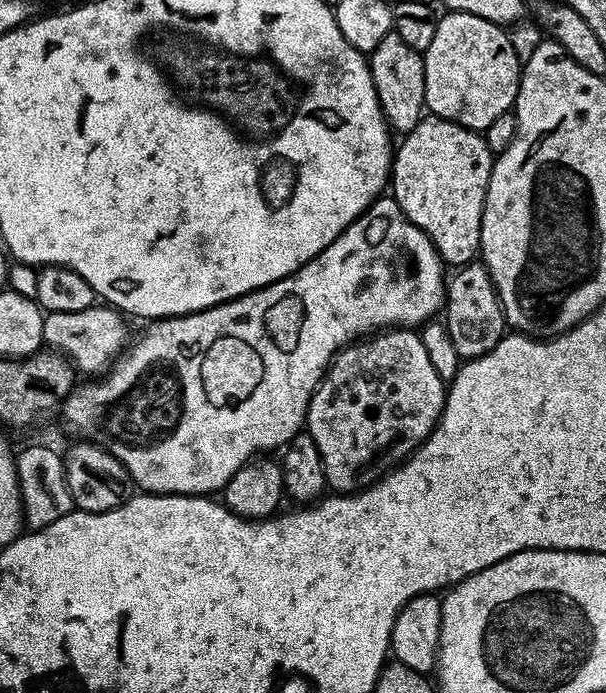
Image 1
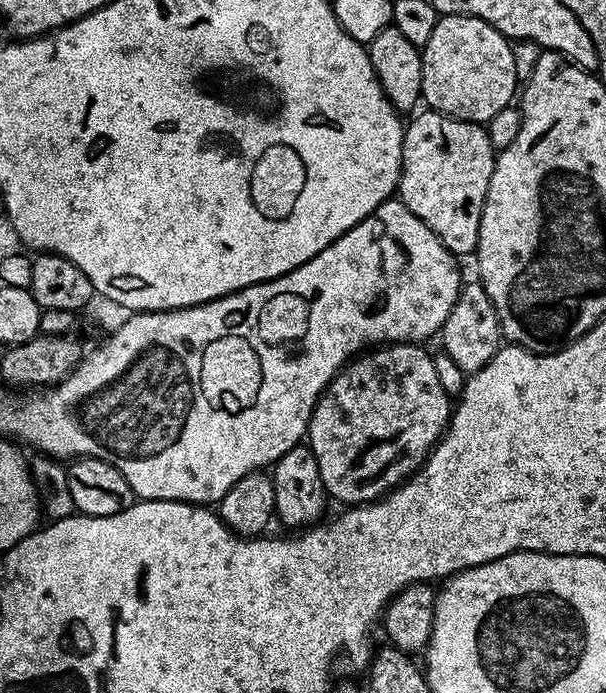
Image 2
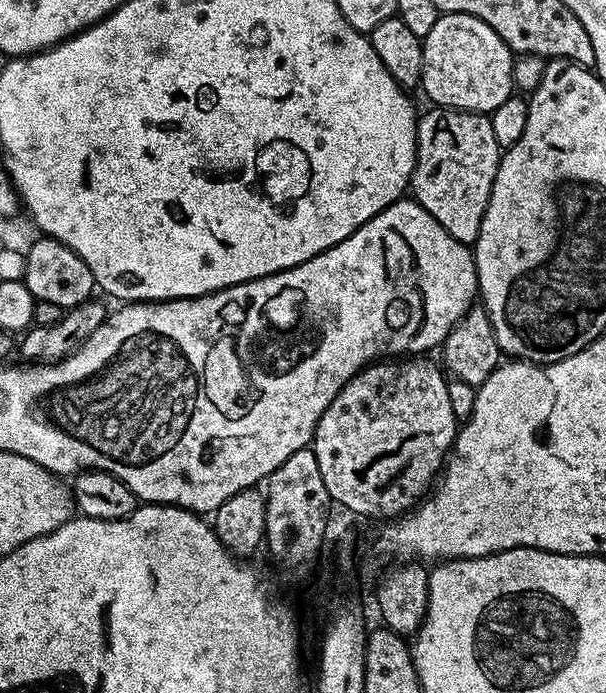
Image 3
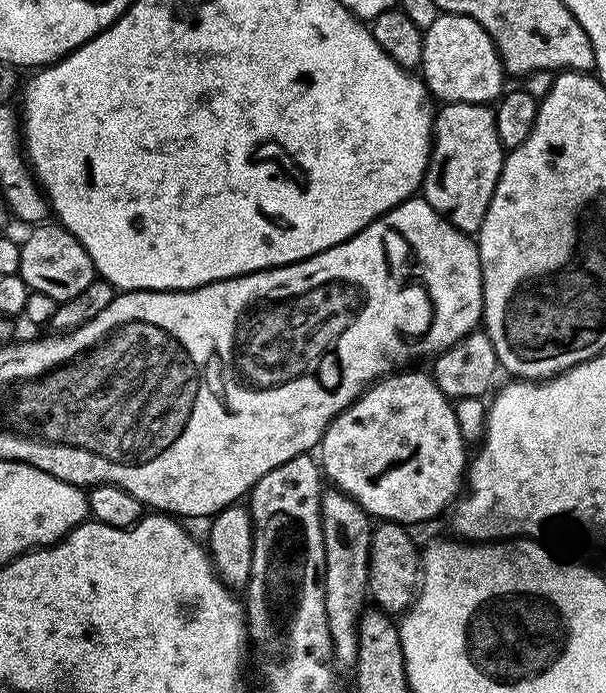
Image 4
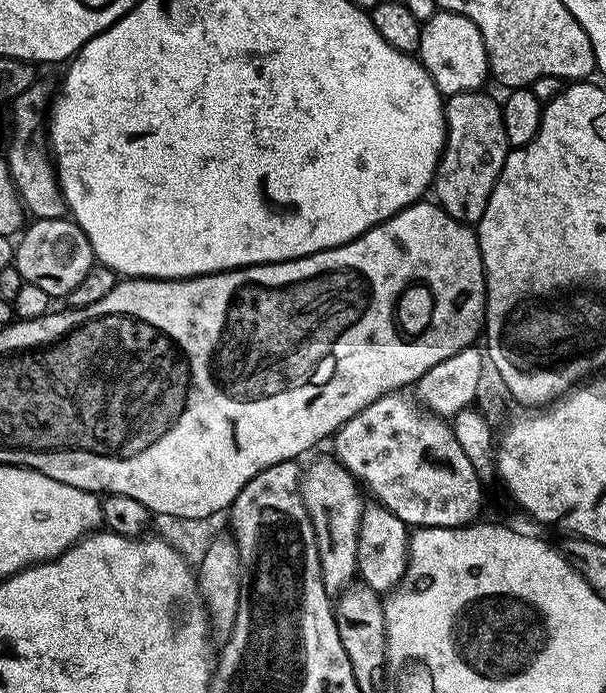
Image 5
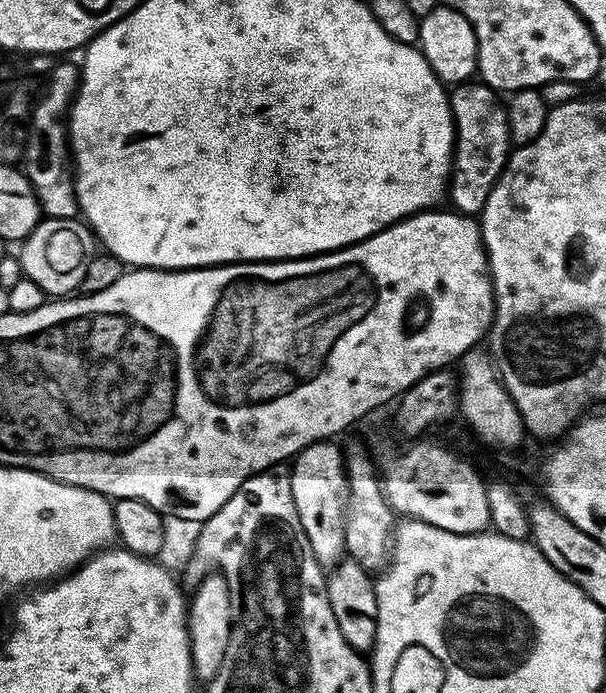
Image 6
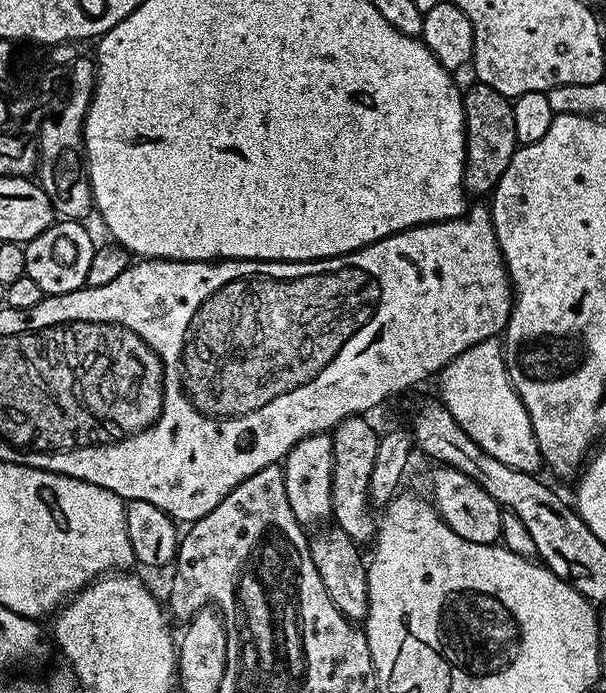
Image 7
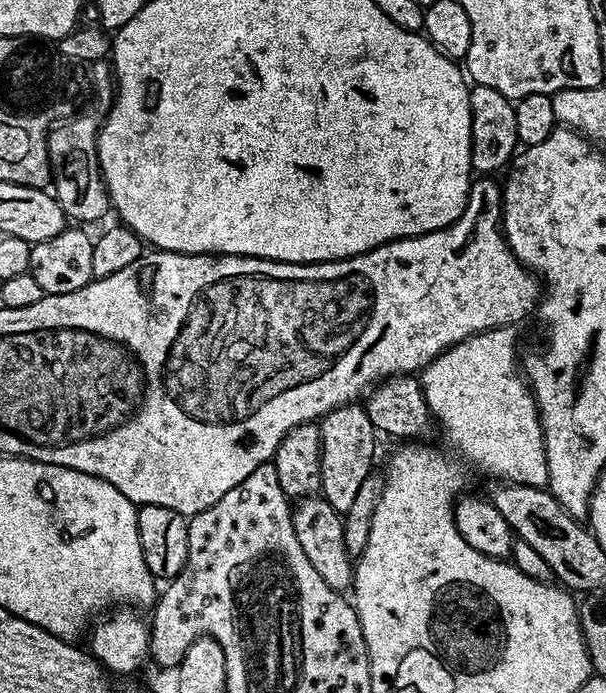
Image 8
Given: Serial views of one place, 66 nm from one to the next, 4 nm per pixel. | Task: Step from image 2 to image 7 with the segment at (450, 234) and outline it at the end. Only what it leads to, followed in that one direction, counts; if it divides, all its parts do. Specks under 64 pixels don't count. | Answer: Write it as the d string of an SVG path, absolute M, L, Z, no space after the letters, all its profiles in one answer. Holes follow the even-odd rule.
M479 82L462 92L464 98L464 190L469 197L484 198L496 187L498 178L510 166L510 158L516 153L514 134L514 110L509 97L498 94L490 86Z

